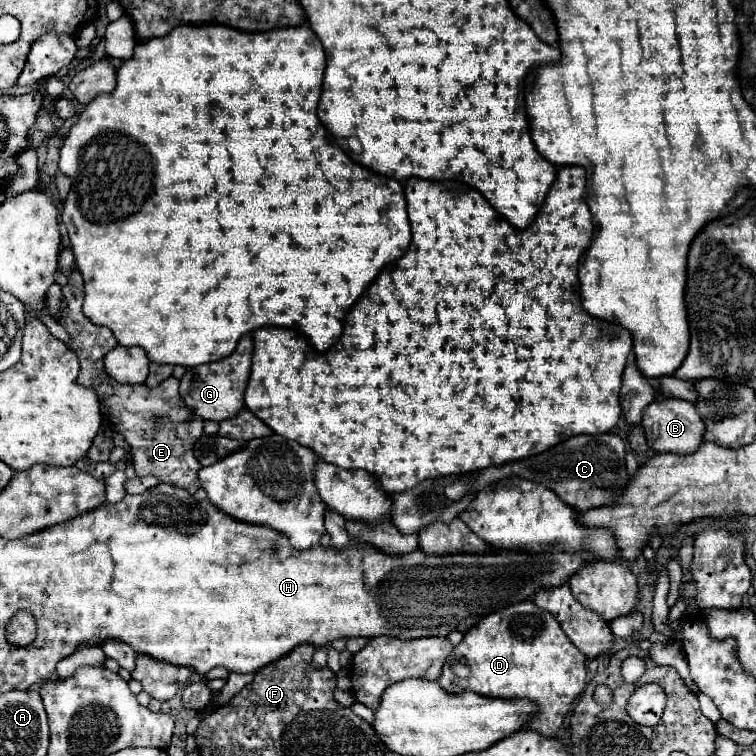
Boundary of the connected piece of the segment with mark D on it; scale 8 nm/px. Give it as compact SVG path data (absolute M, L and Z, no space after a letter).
M517 602L499 612L485 616L479 624L475 624L475 628L465 632L461 644L453 648L451 656L443 666L443 672L439 676L439 686L451 694L461 694L463 690L471 690L489 698L529 700L533 706L539 708L537 714L545 726L527 726L527 728L543 736L555 736L563 726L563 718L569 712L571 704L585 688L585 676L587 676L585 660L587 656L569 642L569 638L565 636L565 632L561 630L559 622L551 612L537 608L533 602Z

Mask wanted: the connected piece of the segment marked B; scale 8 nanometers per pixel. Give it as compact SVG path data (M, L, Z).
M659 398L651 402L643 412L641 426L645 430L649 448L653 448L655 452L683 452L683 454L691 454L699 448L705 430L705 424L695 412L695 406L687 400L675 400L675 398Z

